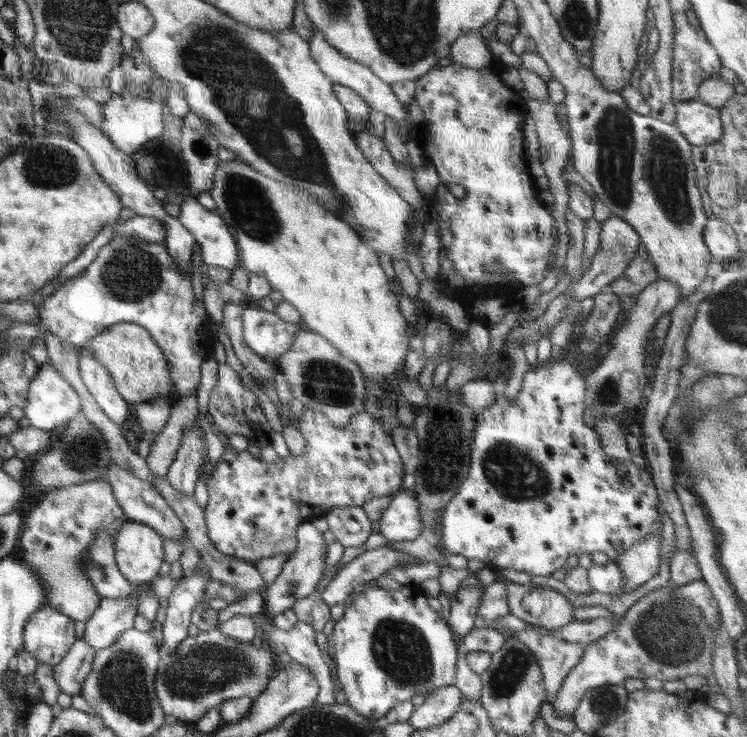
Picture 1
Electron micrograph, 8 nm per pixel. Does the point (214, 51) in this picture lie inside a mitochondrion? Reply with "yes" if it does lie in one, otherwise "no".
yes

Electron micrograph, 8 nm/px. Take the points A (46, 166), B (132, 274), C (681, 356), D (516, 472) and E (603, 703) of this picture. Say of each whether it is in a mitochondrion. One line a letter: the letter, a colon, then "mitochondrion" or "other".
A: mitochondrion
B: mitochondrion
C: other
D: mitochondrion
E: mitochondrion

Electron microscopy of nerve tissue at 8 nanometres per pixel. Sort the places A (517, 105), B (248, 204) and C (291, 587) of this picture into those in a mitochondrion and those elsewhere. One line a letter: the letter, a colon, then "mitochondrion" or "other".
A: other
B: mitochondrion
C: mitochondrion

